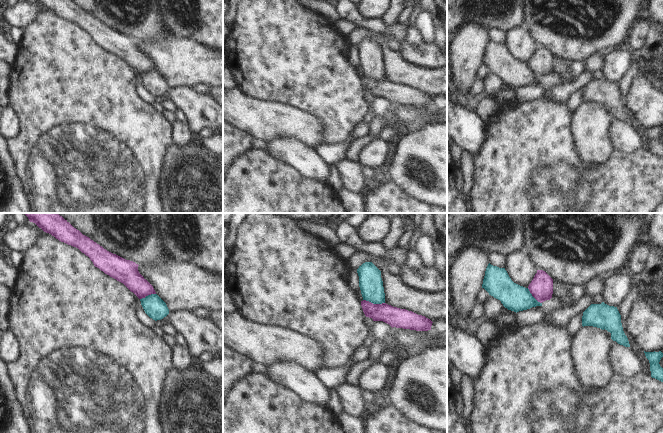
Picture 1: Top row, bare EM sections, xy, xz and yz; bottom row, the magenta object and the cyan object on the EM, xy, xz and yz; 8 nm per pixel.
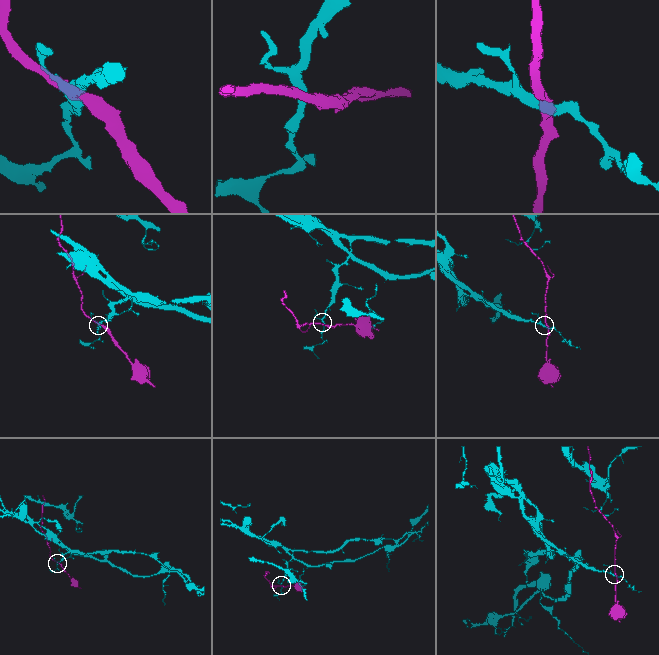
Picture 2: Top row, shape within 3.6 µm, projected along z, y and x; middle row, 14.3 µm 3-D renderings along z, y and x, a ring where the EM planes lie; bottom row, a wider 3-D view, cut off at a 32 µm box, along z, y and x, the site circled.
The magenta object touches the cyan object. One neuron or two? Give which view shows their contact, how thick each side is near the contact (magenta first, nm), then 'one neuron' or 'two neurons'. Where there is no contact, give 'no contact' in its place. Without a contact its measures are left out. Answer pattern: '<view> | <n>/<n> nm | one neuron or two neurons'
xz | 160/190 nm | two neurons

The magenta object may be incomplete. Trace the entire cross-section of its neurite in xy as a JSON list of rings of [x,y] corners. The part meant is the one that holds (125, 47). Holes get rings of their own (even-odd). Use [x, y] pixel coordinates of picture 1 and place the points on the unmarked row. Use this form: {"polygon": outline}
{"polygon": [[[36,0],[44,8],[51,10],[56,15],[68,21],[78,24],[82,29],[90,34],[94,42],[99,44],[105,50],[123,59],[131,68],[139,75],[145,74],[148,71],[156,70],[153,62],[139,49],[138,40],[133,37],[126,36],[116,30],[113,30],[102,22],[83,11],[79,6],[71,0]]]}

